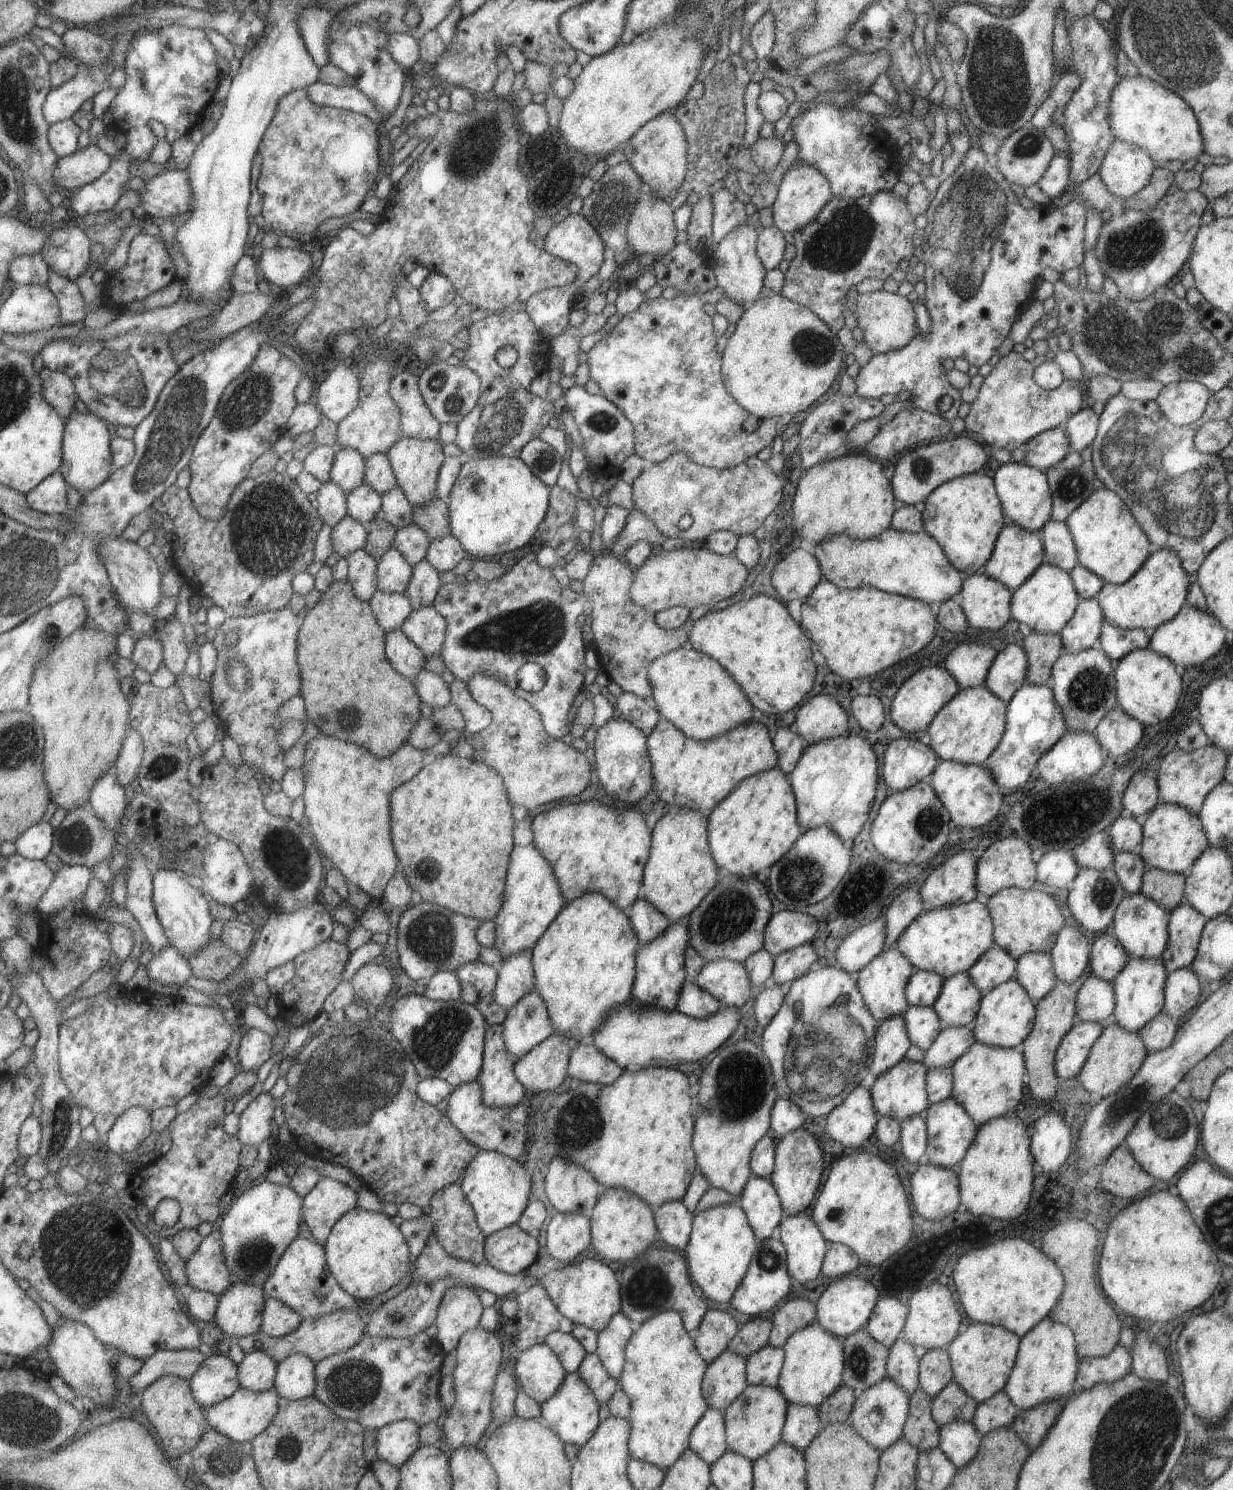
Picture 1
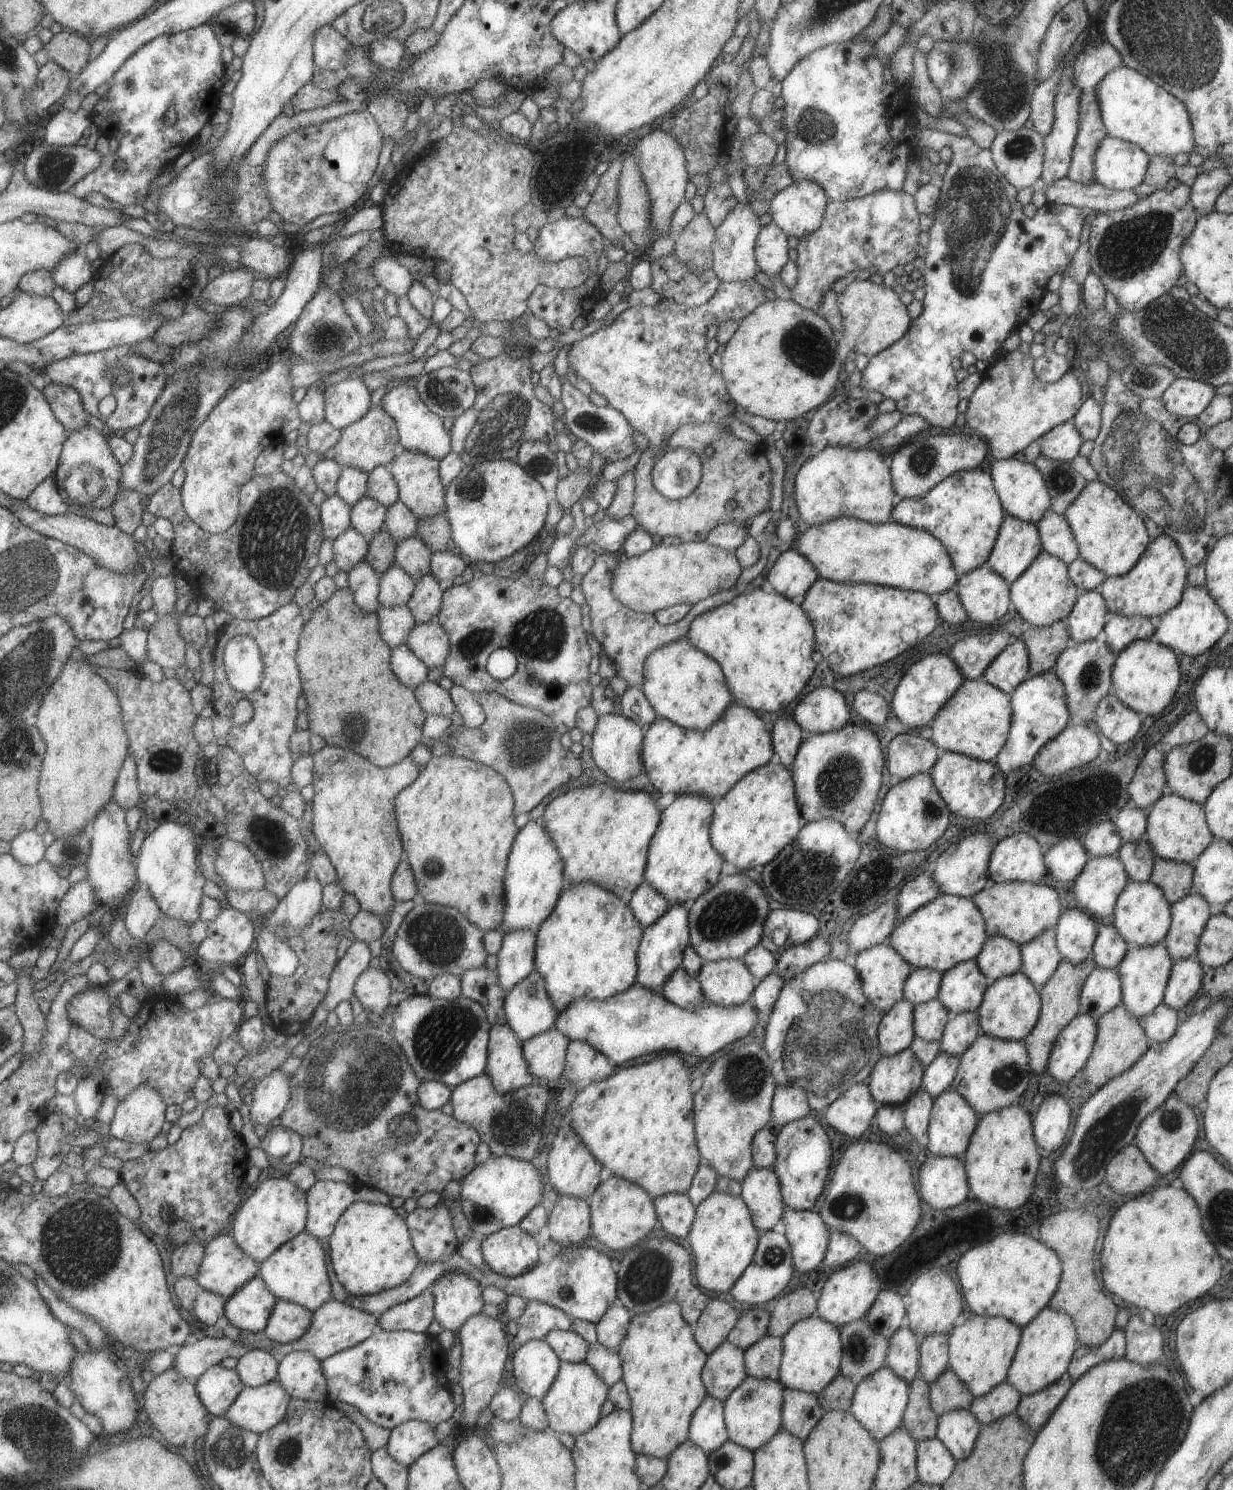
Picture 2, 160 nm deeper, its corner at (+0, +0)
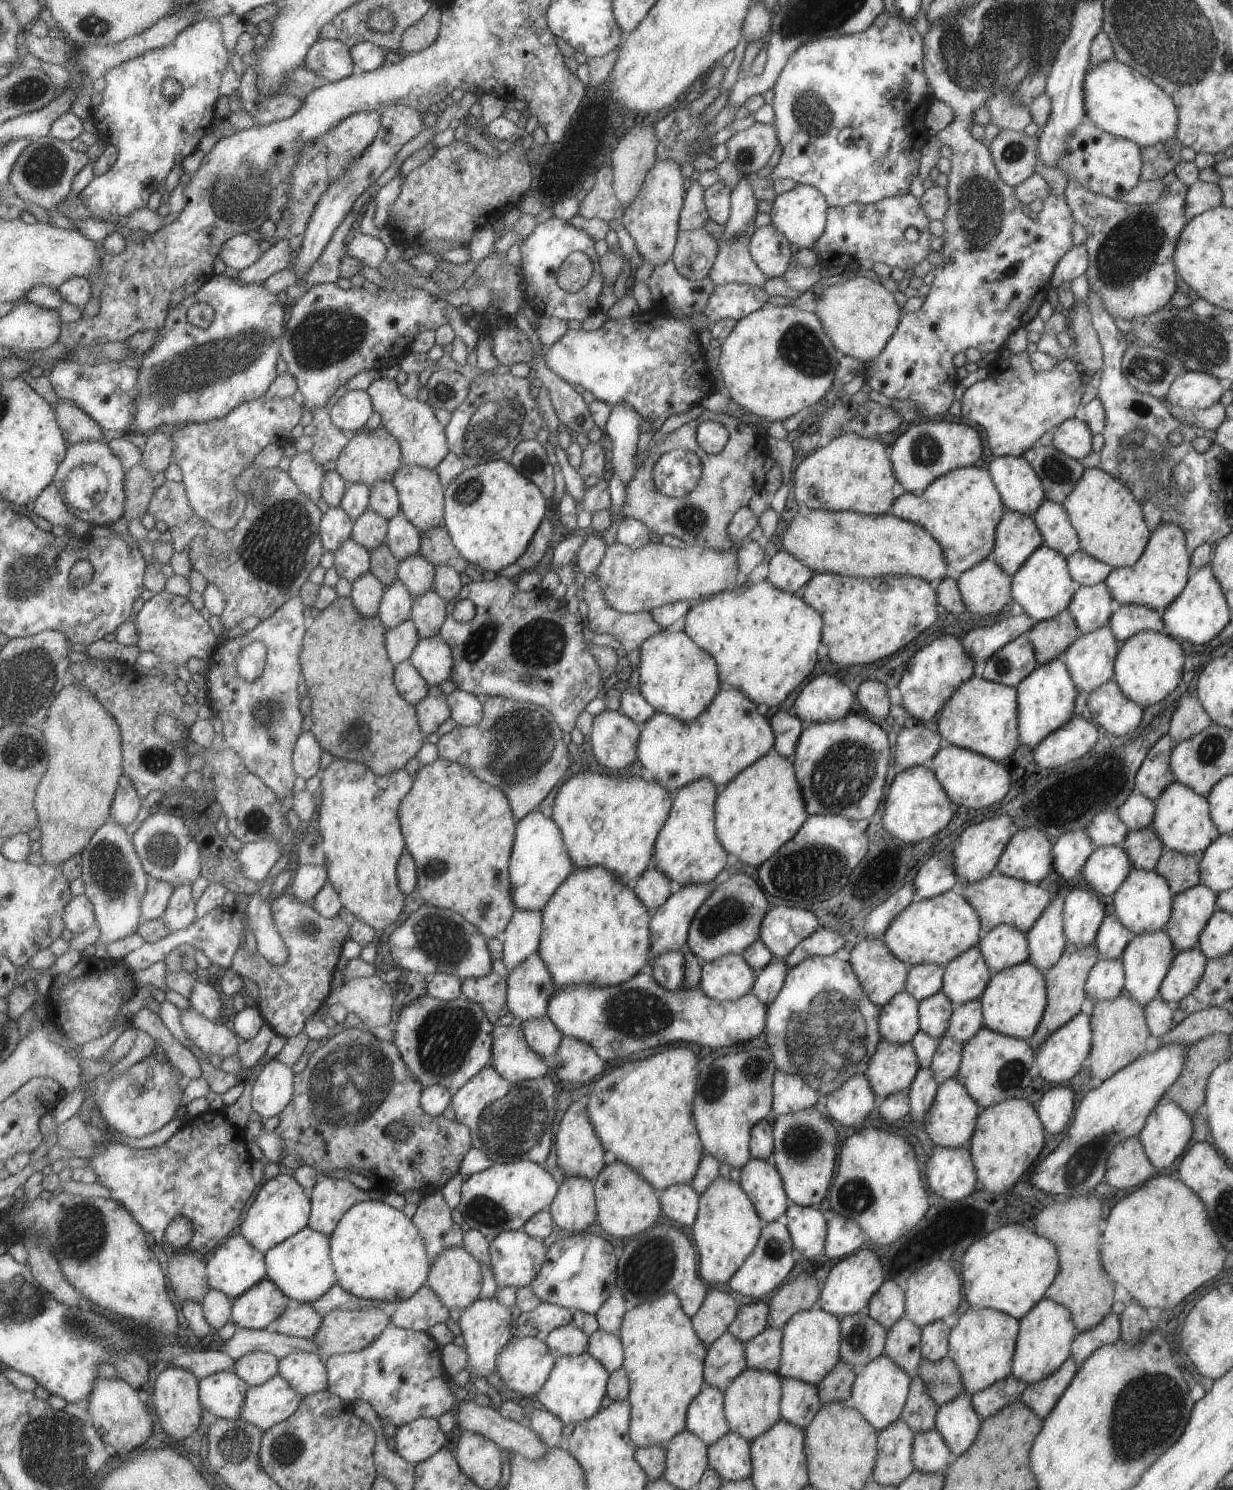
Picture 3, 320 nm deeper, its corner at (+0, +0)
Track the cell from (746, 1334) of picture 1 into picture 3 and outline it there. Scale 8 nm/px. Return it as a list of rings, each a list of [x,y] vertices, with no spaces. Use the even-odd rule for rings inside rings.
[[[763,1300],[740,1306],[733,1320],[729,1323],[727,1332],[744,1343],[767,1326],[767,1313],[768,1306]]]

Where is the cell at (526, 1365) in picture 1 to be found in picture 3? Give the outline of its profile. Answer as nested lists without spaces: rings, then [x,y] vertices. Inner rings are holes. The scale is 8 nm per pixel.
[[[523,1337],[499,1349],[494,1371],[509,1390],[534,1399],[553,1363],[544,1342],[535,1337]]]

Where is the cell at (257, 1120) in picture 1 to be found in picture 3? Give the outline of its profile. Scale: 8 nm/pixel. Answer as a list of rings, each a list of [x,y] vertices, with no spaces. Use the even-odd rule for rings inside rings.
[[[272,1058],[263,1064],[252,1086],[251,1108],[262,1120],[279,1114],[291,1100],[294,1074],[291,1067]]]

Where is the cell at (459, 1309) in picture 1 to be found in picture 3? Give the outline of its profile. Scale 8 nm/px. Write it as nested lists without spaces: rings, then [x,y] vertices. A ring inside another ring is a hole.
[[[462,1246],[449,1247],[435,1256],[424,1284],[433,1290],[447,1310],[450,1308],[463,1310],[478,1298],[481,1277],[480,1265],[471,1254],[467,1253],[467,1250]]]

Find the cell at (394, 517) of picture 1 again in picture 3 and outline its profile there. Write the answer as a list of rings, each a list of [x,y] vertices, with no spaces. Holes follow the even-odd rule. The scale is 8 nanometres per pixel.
[[[400,510],[387,521],[384,542],[395,555],[395,558],[400,561],[420,551],[420,532]]]

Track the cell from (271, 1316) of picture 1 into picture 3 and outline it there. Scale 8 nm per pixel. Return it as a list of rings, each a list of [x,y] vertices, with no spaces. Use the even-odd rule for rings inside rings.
[[[289,1302],[273,1322],[271,1329],[275,1333],[290,1337],[313,1338],[321,1321],[322,1316],[308,1304]]]

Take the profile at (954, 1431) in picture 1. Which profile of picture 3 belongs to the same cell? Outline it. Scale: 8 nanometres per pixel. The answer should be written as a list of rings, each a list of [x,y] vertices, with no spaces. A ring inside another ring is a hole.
[[[963,1391],[936,1409],[934,1429],[939,1432],[947,1448],[959,1456],[977,1436],[981,1419],[973,1410],[970,1394]]]

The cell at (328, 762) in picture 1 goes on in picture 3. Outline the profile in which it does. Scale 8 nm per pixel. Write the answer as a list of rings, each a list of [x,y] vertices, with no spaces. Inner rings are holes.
[[[335,758],[318,776],[321,803],[317,822],[324,850],[326,882],[335,889],[343,909],[378,933],[404,916],[404,894],[399,890],[396,877],[396,864],[405,850],[398,808],[401,799],[411,788],[412,777],[404,769],[377,776],[362,764]]]

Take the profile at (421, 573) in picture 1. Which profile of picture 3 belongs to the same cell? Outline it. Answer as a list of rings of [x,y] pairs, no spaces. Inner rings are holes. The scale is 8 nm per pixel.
[[[433,589],[421,593],[412,601],[409,619],[413,621],[418,637],[424,639],[438,635],[446,615],[446,601],[439,598]]]

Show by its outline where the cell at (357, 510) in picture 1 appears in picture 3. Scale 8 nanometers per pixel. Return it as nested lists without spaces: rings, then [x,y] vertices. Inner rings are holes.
[[[366,508],[365,512],[353,521],[350,538],[371,552],[386,539],[386,526],[385,518],[374,510]]]

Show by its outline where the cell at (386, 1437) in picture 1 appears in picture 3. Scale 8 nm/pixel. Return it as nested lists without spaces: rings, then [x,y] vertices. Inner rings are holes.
[[[419,1417],[401,1425],[392,1439],[395,1440],[396,1453],[414,1465],[443,1448],[445,1434],[441,1433],[437,1419]]]

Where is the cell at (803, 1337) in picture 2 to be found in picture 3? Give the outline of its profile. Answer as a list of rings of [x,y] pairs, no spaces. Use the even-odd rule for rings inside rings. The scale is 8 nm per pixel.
[[[820,1306],[793,1313],[782,1326],[780,1359],[777,1373],[782,1377],[794,1378],[816,1384],[840,1359],[840,1318],[825,1312]]]

